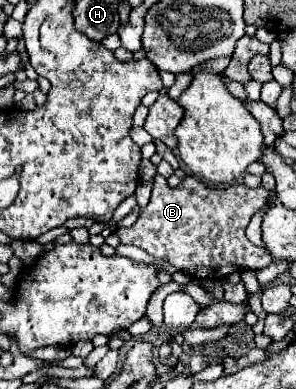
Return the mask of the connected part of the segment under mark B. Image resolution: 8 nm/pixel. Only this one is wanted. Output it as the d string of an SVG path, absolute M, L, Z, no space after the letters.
M154 176L152 198L144 214L134 226L118 228L116 234L122 244L138 246L196 280L222 280L232 272L260 270L270 264L268 250L250 244L244 234L250 218L264 208L268 200L270 192L264 186L208 186L194 176L186 176L178 188L170 188L166 186L166 178Z

